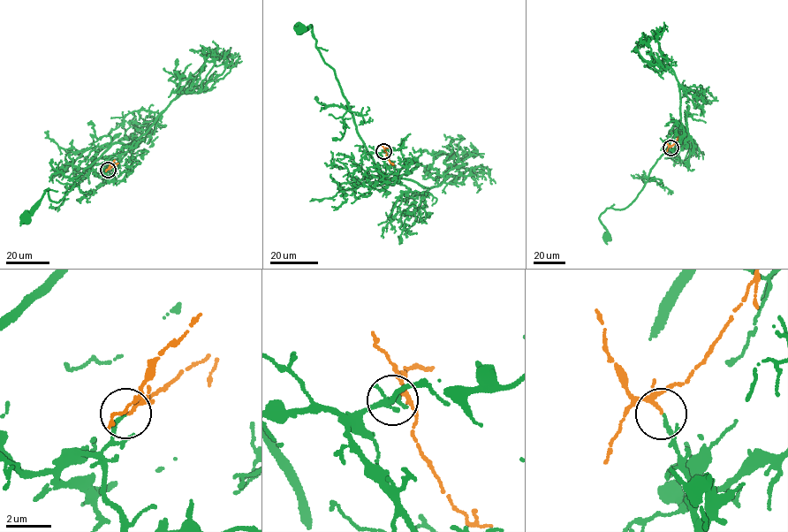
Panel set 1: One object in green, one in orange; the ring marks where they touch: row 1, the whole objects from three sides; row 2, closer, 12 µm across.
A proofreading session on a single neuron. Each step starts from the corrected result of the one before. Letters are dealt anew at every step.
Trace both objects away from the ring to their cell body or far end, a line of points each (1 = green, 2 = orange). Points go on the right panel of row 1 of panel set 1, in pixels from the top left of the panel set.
1: (670, 148), (679, 150), (688, 137), (680, 120), (636, 198), (625, 208), (608, 208), (601, 215), (605, 239)
2: (670, 148), (678, 137)

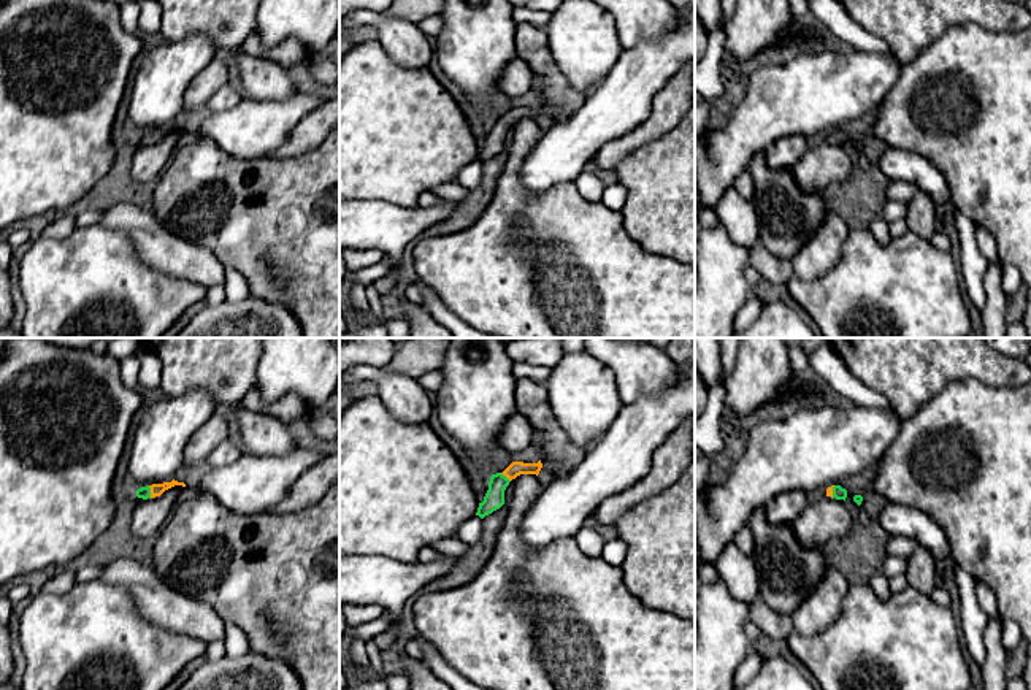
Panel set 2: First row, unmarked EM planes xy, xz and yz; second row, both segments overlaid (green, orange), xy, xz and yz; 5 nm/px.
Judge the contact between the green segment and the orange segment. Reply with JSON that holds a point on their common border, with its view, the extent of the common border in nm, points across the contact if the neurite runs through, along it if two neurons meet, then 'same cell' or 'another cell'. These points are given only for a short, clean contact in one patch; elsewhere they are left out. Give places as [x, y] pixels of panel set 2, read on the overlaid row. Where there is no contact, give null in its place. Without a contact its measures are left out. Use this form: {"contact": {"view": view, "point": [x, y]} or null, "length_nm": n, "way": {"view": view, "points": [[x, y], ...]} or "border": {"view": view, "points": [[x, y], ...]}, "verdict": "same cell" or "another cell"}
{"contact": {"view": "xy", "point": [149, 492]}, "length_nm": 70, "way": {"view": "xy", "points": [[145, 492], [149, 492], [156, 489]]}, "verdict": "same cell"}

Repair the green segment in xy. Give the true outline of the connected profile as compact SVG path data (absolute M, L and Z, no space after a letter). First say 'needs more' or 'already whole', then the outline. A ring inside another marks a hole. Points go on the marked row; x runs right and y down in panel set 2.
needs more | M171 481L171 482L163 482L163 484L152 484L152 485L146 485L136 490L136 496L148 500L148 498L155 498L160 496L165 490L174 487L174 485L182 485L186 487L184 482L178 482L178 481Z

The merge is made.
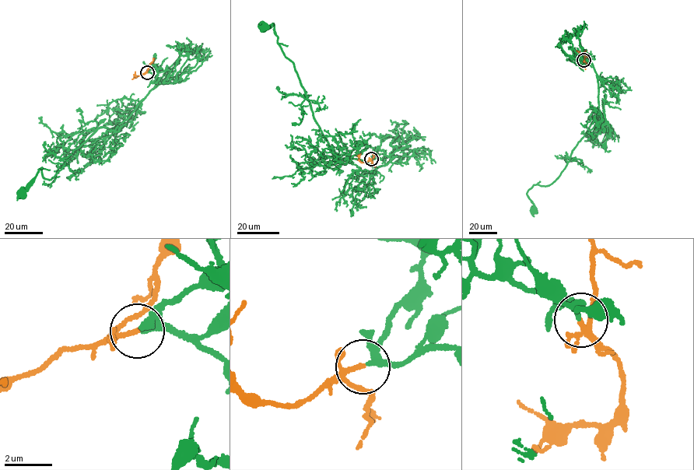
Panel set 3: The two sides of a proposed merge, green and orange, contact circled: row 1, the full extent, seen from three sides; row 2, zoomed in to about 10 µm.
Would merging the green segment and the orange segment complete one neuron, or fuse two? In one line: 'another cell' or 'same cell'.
same cell

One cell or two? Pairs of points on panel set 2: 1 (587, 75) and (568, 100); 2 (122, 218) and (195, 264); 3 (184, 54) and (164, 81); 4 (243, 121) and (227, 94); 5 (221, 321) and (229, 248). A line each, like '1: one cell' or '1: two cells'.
1: two cells
2: one cell
3: one cell
4: two cells
5: two cells

